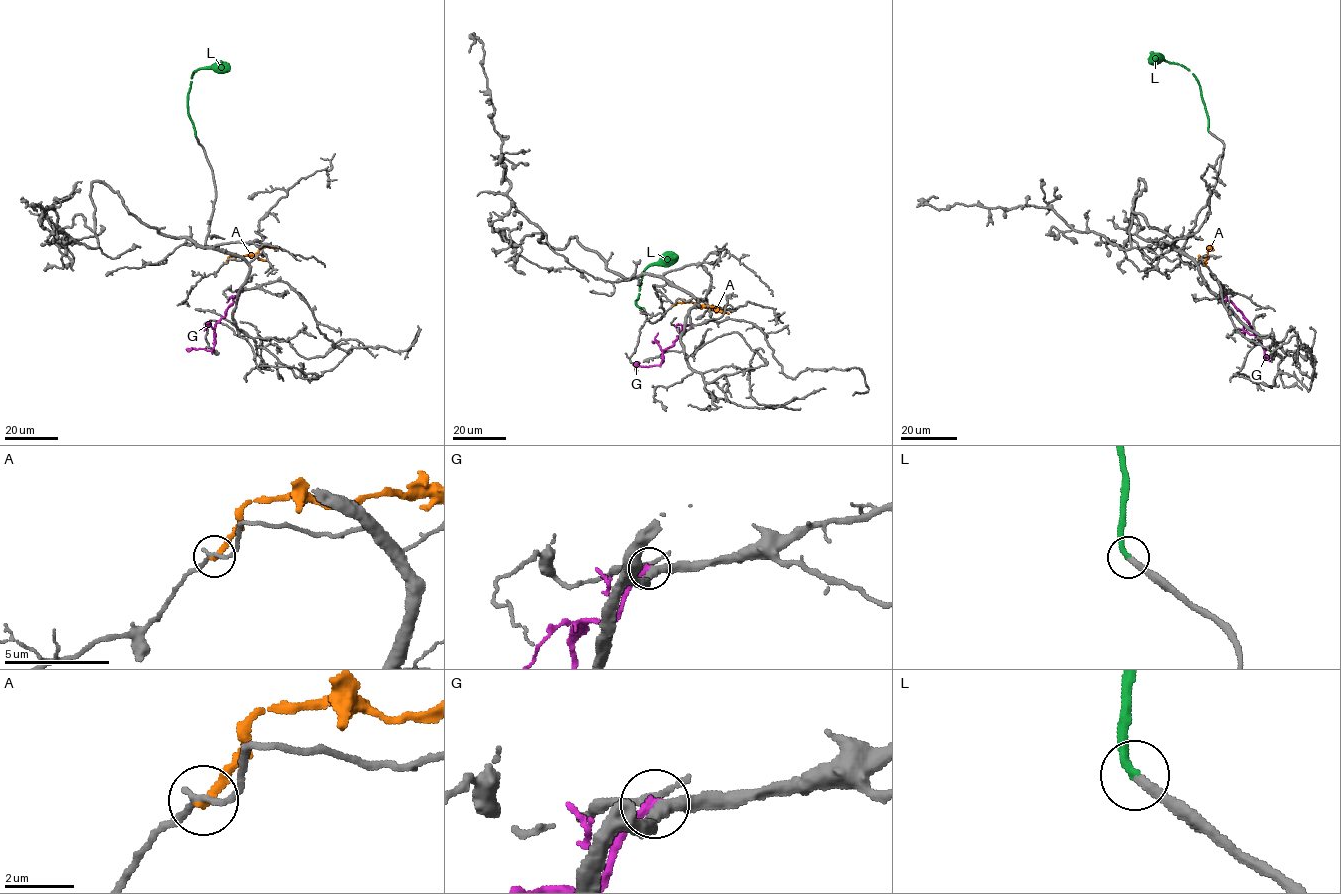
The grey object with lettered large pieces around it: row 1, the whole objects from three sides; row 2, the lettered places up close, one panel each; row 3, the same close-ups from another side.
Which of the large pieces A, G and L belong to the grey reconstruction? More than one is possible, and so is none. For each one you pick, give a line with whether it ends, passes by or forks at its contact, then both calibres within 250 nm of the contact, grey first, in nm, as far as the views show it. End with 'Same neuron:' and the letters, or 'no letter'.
L: it ends | 280/280 nm
Same neuron: L

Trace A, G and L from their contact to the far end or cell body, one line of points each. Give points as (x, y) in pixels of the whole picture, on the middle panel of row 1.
A: (672, 305), (692, 302), (729, 314)
G: (690, 324), (684, 326), (674, 344), (664, 350), (659, 365), (639, 366), (640, 362)
L: (644, 309), (636, 304), (642, 272), (654, 264), (670, 264), (678, 256)

